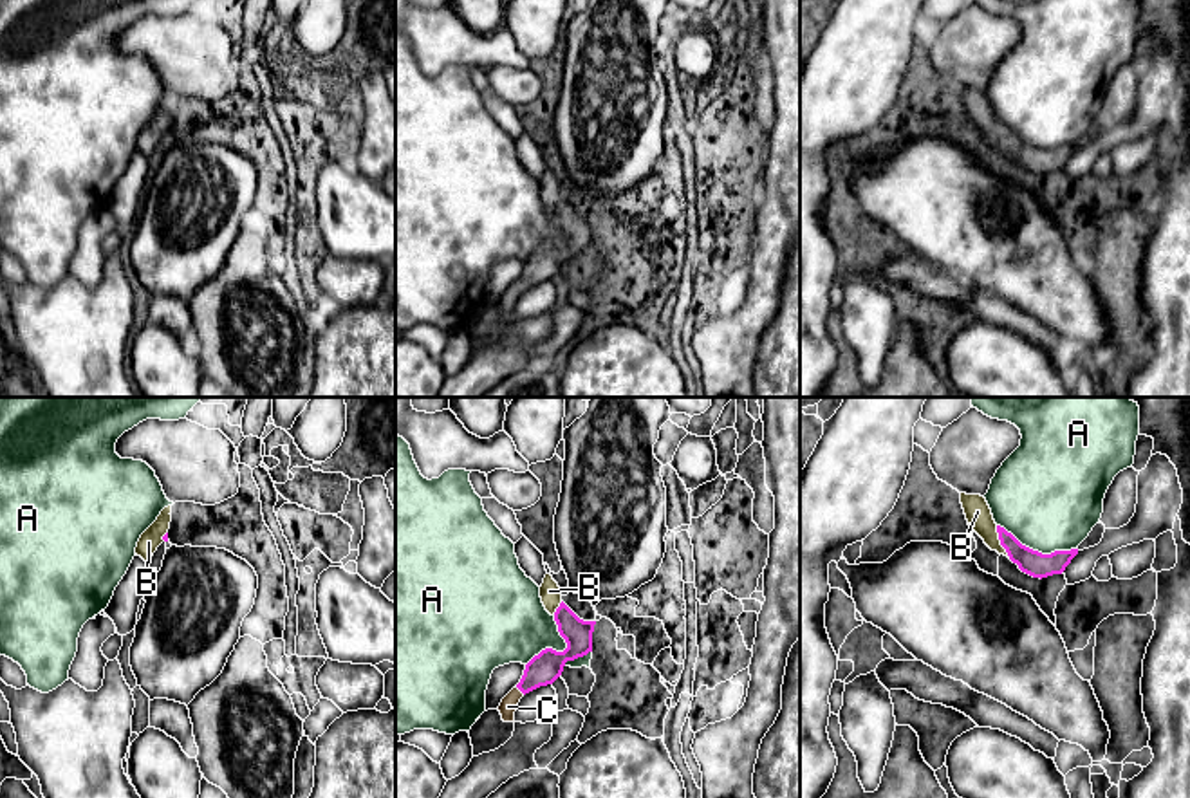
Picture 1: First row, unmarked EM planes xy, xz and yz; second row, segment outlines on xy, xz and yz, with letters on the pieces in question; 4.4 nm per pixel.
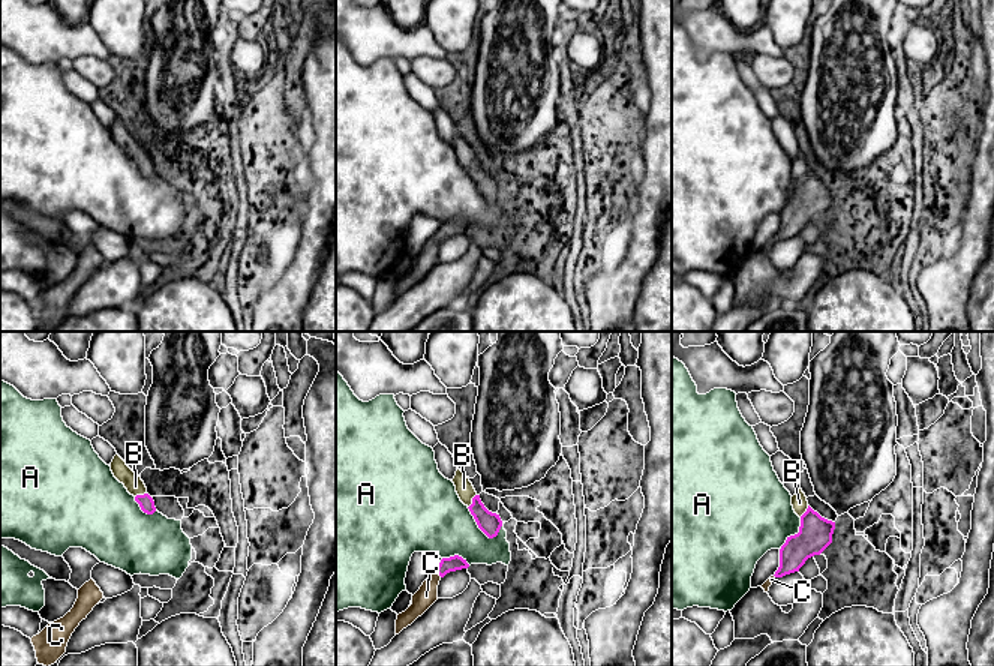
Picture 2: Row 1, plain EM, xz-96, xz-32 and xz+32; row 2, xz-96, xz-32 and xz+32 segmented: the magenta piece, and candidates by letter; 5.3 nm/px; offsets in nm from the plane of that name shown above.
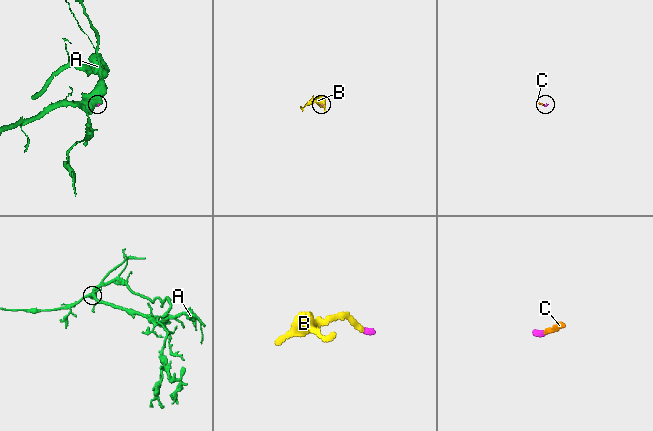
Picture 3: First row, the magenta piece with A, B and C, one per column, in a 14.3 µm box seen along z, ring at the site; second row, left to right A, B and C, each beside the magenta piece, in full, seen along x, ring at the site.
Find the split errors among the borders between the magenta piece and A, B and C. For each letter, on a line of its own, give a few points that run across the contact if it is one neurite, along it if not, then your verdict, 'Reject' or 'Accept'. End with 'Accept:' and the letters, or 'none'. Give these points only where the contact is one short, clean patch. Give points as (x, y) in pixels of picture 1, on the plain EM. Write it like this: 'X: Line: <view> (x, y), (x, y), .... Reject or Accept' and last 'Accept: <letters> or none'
A: Reject
B: Line: yz (1035, 159), (1001, 138), (983, 120), (977, 107). Accept
C: Line: xz (544, 264), (520, 286), (508, 302). Accept
Accept: B, C

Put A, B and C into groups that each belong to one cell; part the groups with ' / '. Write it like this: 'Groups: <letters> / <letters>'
Groups: A / B C

